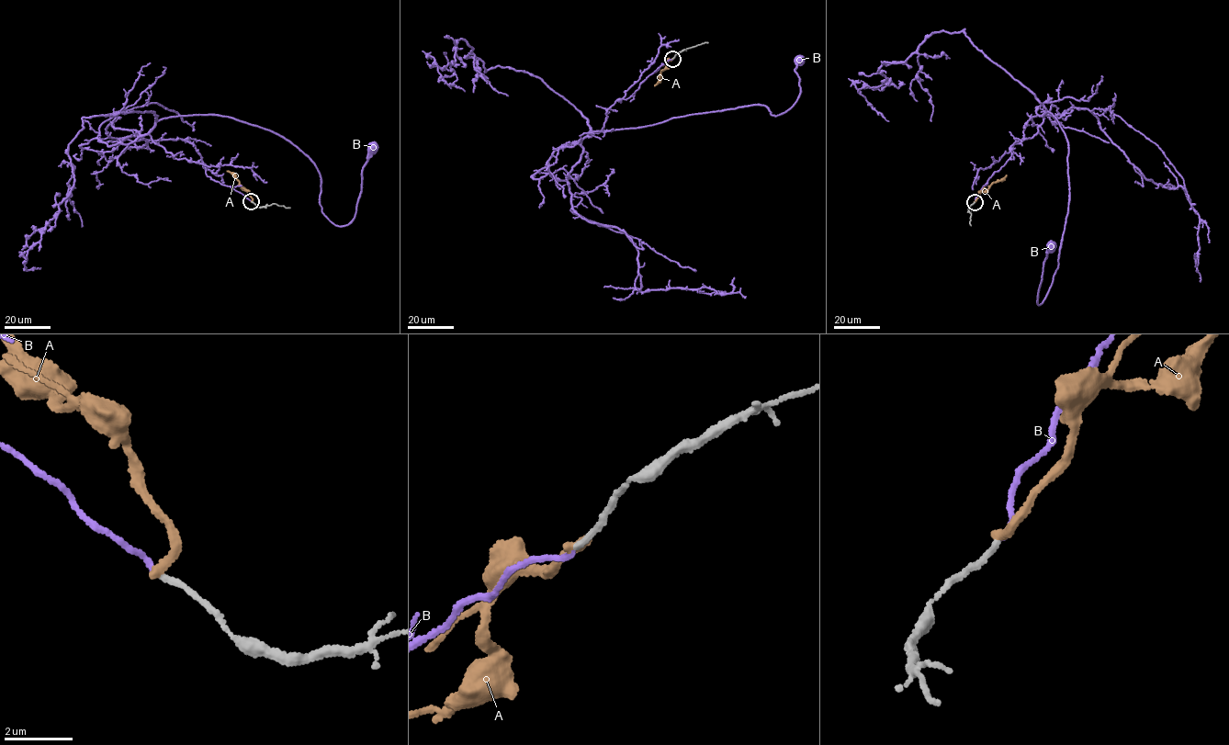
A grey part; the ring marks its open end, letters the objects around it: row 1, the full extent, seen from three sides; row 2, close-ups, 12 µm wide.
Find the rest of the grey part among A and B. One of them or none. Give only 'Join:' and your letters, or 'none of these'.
Join: B

